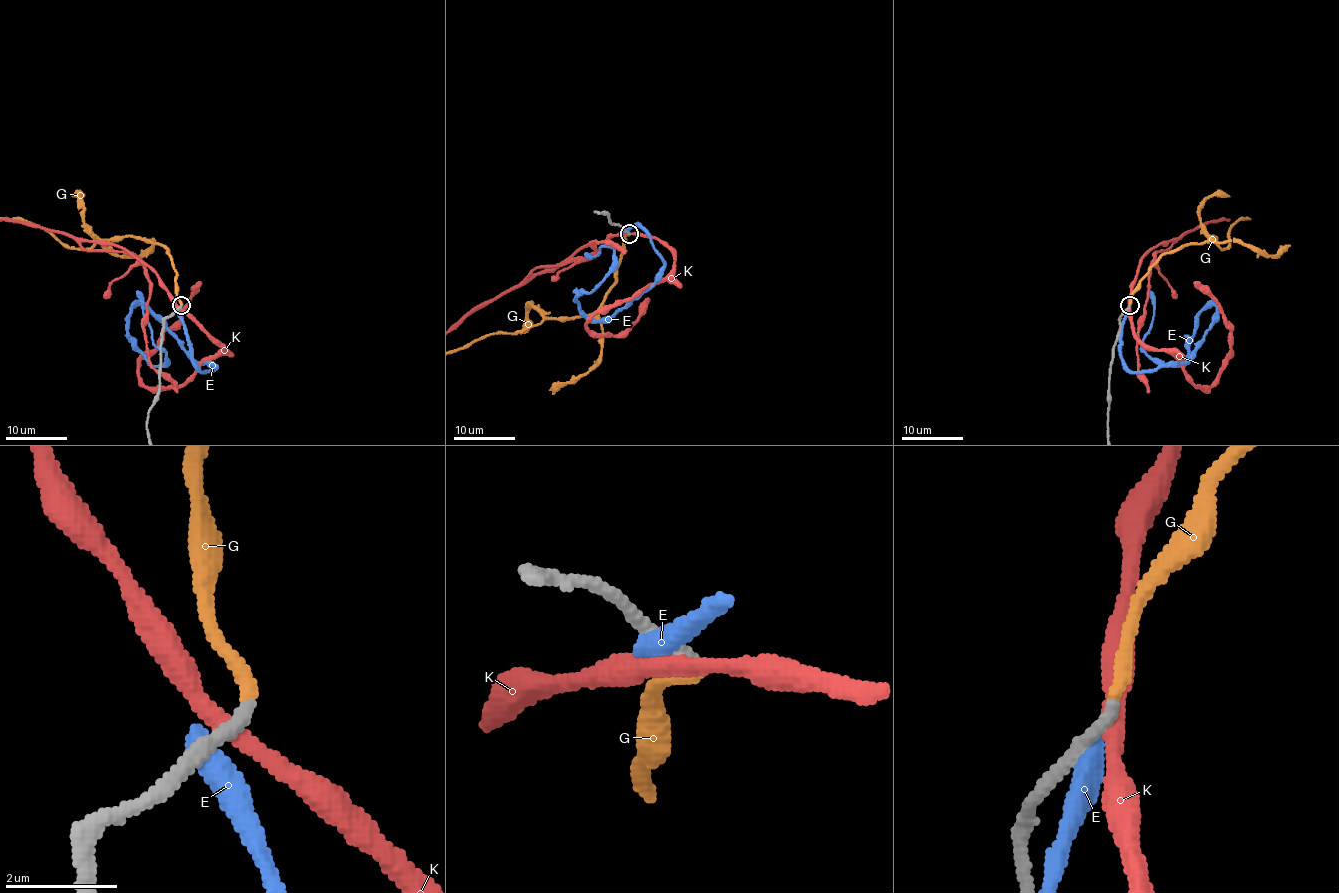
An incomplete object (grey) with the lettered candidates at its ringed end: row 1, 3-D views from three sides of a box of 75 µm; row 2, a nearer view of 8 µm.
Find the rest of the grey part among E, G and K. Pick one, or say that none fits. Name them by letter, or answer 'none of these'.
G

